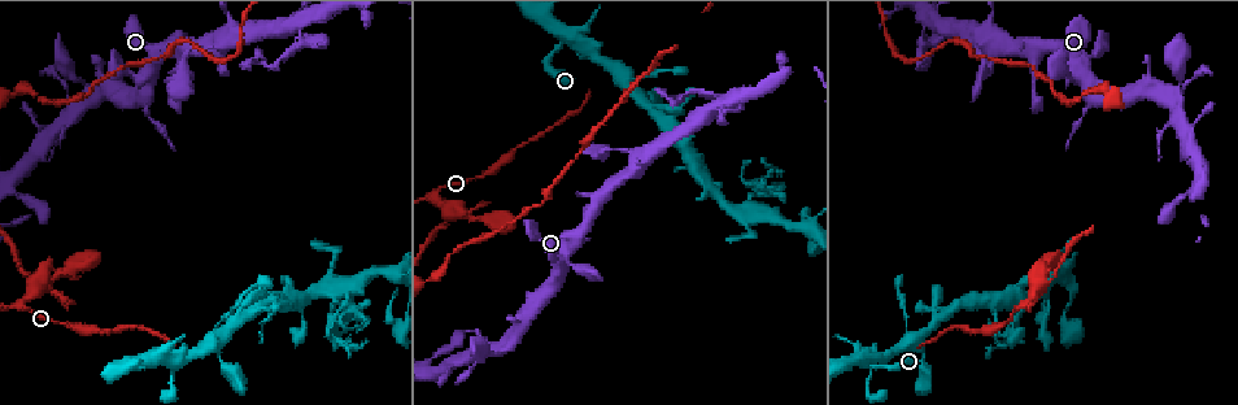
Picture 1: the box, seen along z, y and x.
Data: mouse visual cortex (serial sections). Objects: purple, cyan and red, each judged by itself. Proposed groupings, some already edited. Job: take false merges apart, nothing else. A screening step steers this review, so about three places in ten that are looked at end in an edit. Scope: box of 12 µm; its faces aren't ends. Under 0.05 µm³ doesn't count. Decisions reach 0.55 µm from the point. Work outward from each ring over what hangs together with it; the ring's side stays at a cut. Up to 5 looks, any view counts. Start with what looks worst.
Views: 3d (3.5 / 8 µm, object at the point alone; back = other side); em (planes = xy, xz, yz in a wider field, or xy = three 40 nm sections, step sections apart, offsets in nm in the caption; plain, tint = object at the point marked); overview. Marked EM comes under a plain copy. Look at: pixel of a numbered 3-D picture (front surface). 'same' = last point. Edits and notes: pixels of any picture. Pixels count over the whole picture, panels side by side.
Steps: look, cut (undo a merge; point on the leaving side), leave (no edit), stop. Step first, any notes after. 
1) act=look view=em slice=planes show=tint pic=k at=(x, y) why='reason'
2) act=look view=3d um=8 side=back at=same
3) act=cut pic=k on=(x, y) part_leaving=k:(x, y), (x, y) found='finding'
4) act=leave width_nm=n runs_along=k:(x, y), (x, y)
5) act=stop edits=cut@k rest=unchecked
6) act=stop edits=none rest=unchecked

act=look view=3d um=3.5 pic=1 at=(864, 359)

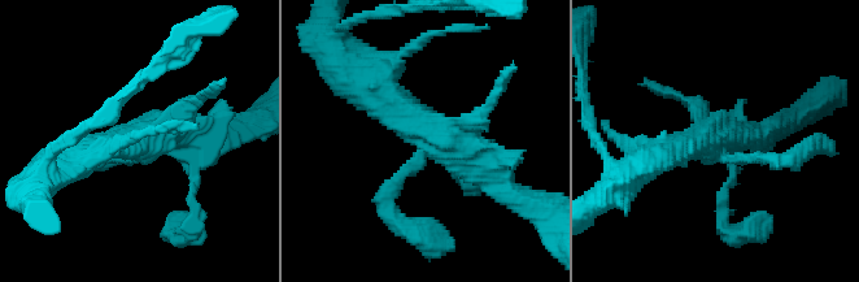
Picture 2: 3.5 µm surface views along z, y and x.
act=look view=em slice=xy step=1 show=tint pic=2 at=(139, 143) why='shape alone is not enough'

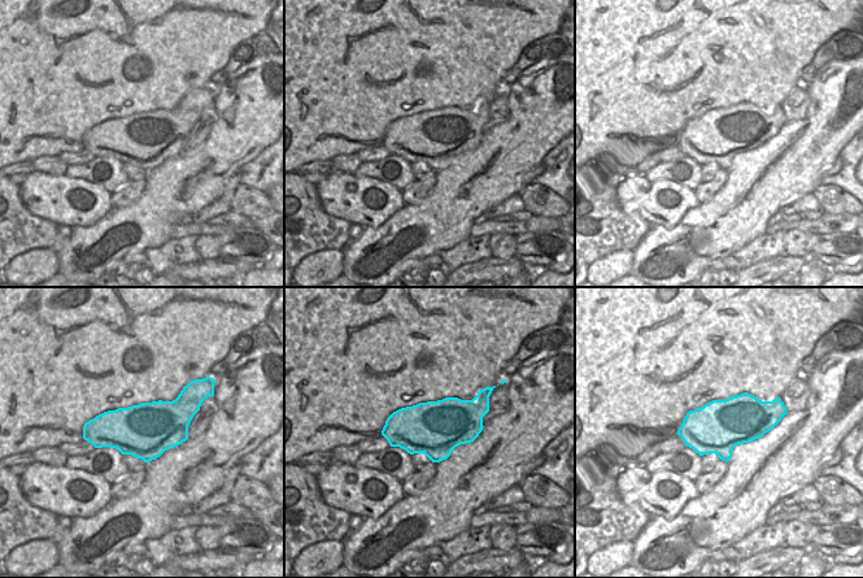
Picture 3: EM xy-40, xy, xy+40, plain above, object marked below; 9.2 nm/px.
act=leave found='one cell here'

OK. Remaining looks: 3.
act=look view=3d um=3.5 pic=1 at=(217, 341) why='calibre changes'

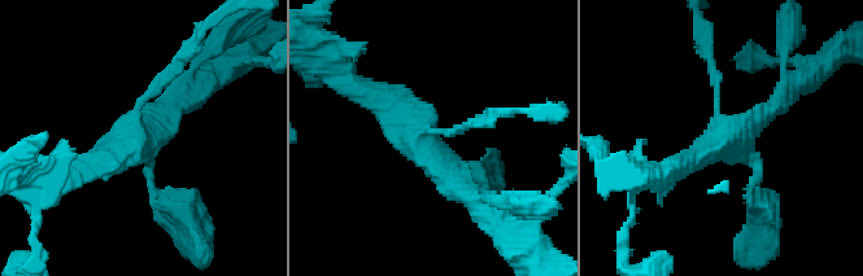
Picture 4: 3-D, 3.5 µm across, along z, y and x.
act=look view=em slice=xy step=5 show=tint pic=4 at=(434, 155) arms=4 arm_widths_nm=100,100,300,300

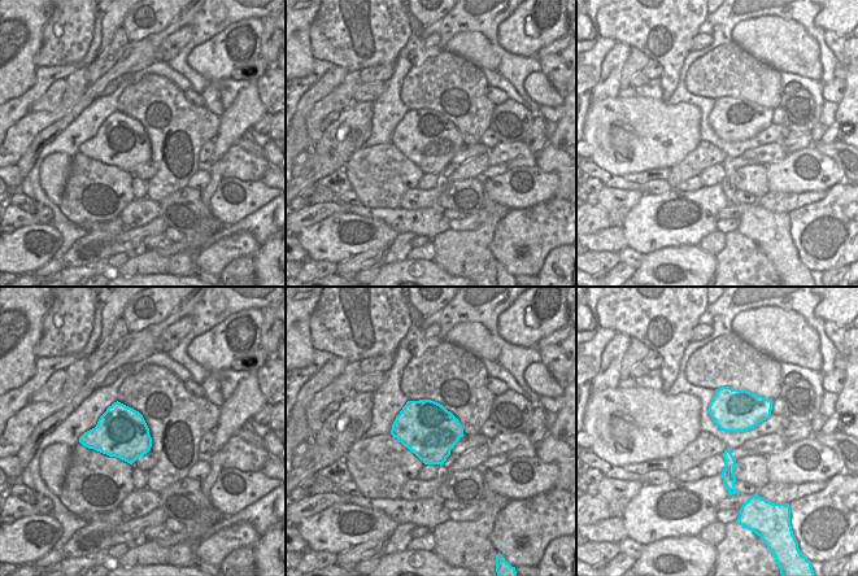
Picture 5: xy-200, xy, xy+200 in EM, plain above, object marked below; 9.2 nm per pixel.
act=leave runs_along=4:(382, 99), (486, 209) found='continuous, no second cell'

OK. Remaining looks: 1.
act=stop edits=none rest=unchecked

